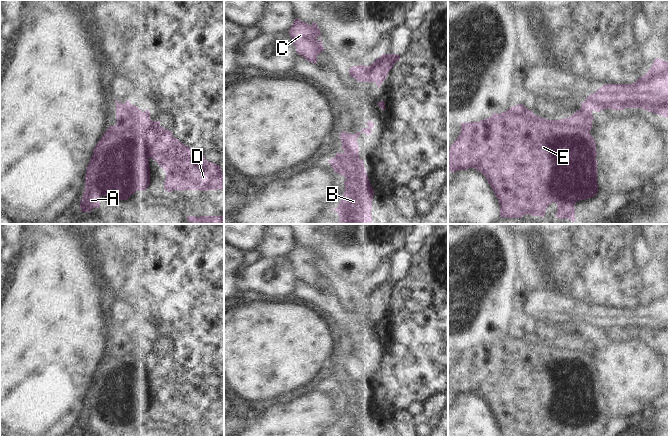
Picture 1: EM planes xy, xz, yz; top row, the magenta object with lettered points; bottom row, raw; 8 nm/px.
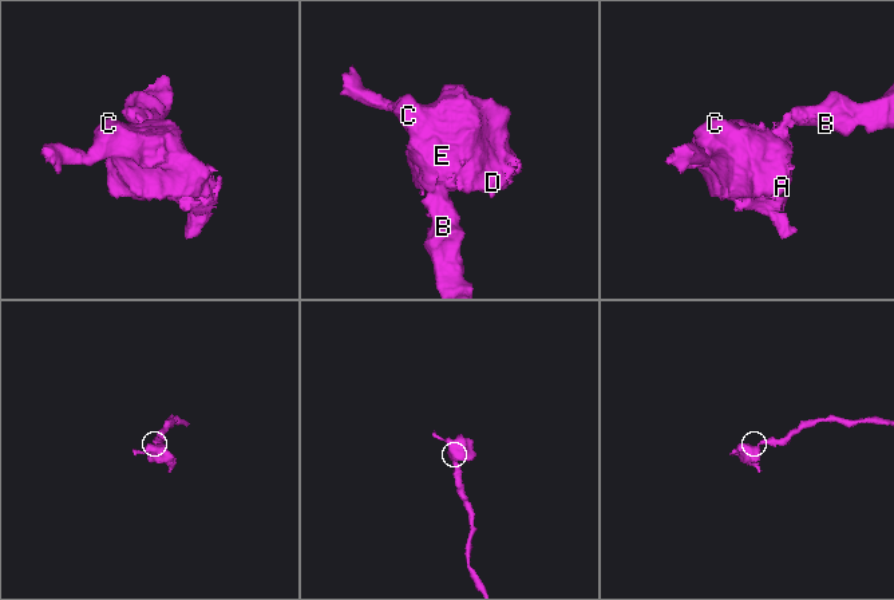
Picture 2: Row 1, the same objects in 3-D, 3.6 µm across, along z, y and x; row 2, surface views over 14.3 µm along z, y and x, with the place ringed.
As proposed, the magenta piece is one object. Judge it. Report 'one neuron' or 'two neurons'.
two neurons

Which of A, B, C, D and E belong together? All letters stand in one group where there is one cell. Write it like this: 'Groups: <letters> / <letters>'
Groups: A C D E / B

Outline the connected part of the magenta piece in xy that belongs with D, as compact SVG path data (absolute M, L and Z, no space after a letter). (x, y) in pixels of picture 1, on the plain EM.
M117 327L116 342L116 349L109 350L93 373L80 426L82 436L99 432L101 420L114 425L127 424L137 414L145 415L150 408L150 382L166 396L165 415L224 413L224 397L220 390L181 367L170 354L160 350L160 345L152 345L149 334L142 336L135 329Z

